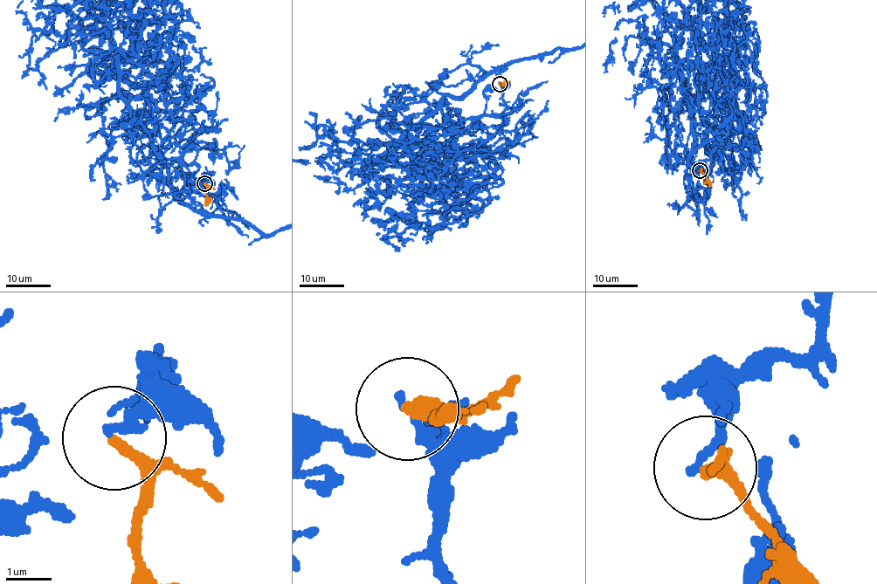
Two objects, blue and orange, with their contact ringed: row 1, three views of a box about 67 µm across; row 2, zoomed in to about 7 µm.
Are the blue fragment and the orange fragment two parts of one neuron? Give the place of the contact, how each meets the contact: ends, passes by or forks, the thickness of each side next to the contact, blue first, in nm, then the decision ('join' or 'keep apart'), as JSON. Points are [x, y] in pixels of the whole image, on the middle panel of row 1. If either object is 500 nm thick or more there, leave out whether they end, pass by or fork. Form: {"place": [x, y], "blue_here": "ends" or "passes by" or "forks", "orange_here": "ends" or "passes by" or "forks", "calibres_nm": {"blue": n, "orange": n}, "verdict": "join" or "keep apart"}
{"place": [500, 84], "blue_here": "ends", "orange_here": "ends", "calibres_nm": {"blue": 240, "orange": 280}, "verdict": "keep apart"}

